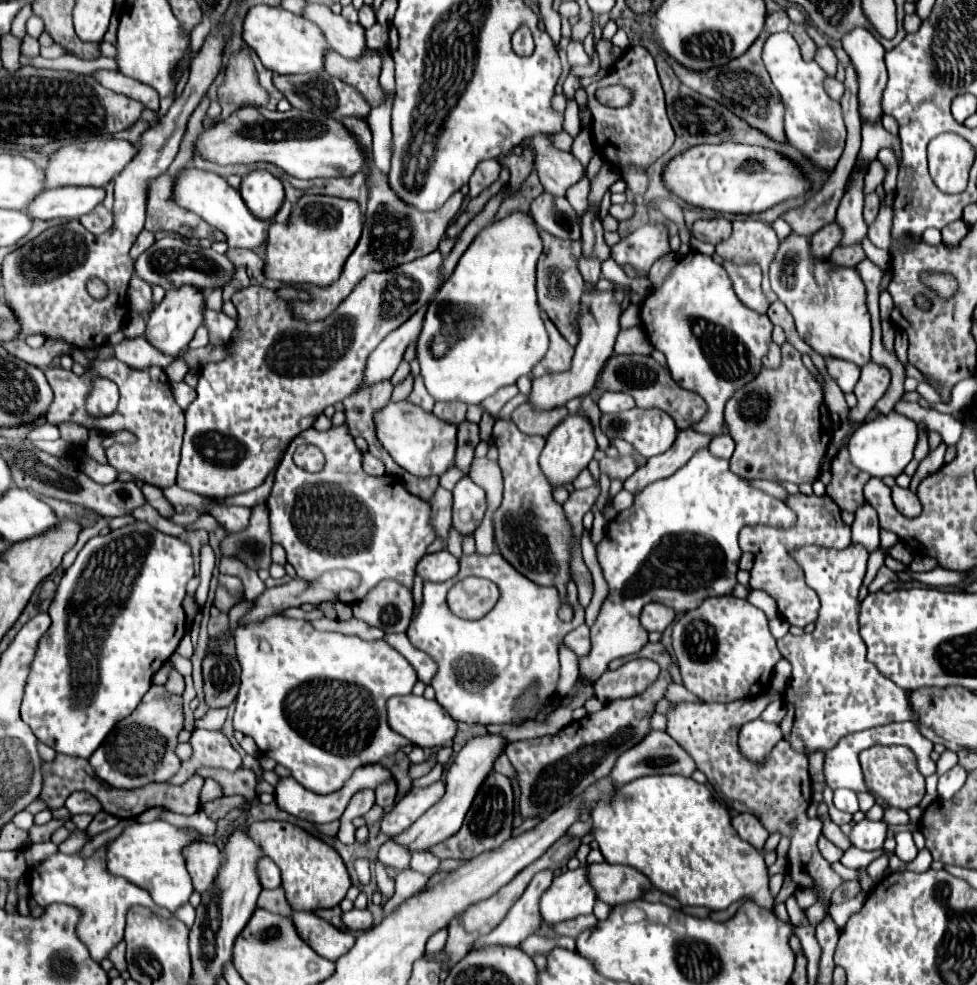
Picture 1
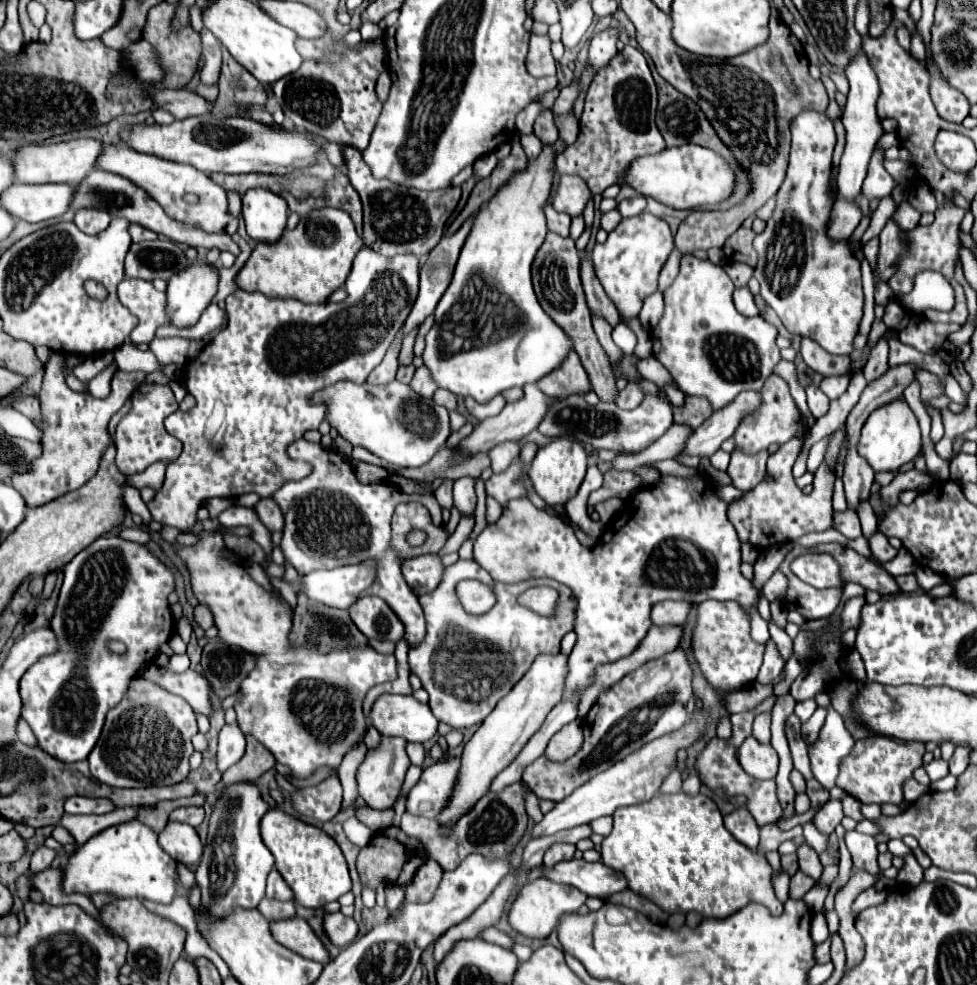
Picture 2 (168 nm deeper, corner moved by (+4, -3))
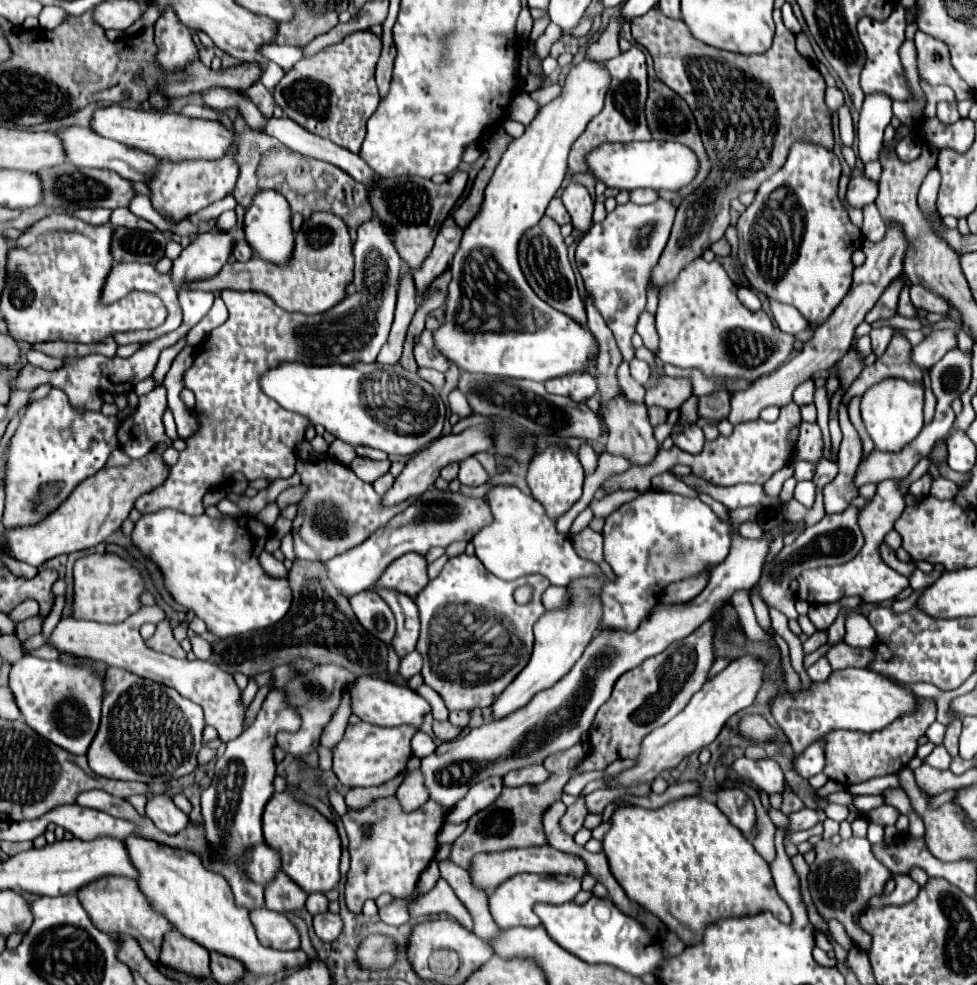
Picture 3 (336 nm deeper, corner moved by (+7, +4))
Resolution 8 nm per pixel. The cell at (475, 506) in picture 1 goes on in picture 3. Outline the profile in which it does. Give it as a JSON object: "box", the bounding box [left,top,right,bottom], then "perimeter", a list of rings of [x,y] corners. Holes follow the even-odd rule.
{"box":[459,456,491,486],"perimeter":[[[473,456],[469,460],[461,462],[461,470],[459,470],[459,480],[461,484],[469,484],[469,486],[481,486],[485,482],[491,480],[491,476],[487,474],[487,470],[481,466],[479,460],[475,460]]]}

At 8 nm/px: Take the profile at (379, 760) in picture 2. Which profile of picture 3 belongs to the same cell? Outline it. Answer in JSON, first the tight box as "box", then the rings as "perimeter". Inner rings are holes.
{"box":[333,722,417,788],"perimeter":[[[367,722],[349,724],[343,738],[333,748],[333,772],[339,782],[355,788],[355,786],[379,786],[399,772],[405,770],[407,760],[411,758],[411,738],[417,728],[409,728],[409,724],[383,728]]]}

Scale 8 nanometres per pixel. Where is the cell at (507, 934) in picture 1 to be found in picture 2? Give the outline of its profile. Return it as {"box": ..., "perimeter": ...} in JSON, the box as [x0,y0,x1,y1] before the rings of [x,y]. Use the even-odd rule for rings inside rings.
{"box":[542,843,576,869],"perimeter":[[[556,843],[556,845],[552,845],[552,847],[546,851],[542,867],[544,867],[544,869],[550,869],[552,865],[556,865],[556,863],[560,863],[560,861],[570,861],[572,855],[574,855],[574,851],[576,851],[576,847],[570,845],[570,843]]]}

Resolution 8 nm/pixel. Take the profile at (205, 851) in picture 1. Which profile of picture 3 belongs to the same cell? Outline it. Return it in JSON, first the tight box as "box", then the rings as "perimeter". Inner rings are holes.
{"box":[145,794,189,834],"perimeter":[[[153,794],[147,798],[147,804],[145,804],[145,814],[157,824],[159,830],[167,832],[167,834],[177,834],[181,832],[187,822],[189,822],[189,816],[183,814],[171,798],[167,798],[165,794]]]}

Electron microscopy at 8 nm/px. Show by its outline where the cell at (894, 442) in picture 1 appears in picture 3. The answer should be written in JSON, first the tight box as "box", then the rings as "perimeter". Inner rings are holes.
{"box":[861,378,925,452],"perimeter":[[[883,378],[879,384],[873,384],[861,396],[861,416],[863,416],[867,432],[871,434],[875,442],[875,448],[887,450],[887,452],[899,452],[903,446],[907,446],[923,428],[923,404],[925,404],[925,384],[923,382],[909,382],[905,378]]]}

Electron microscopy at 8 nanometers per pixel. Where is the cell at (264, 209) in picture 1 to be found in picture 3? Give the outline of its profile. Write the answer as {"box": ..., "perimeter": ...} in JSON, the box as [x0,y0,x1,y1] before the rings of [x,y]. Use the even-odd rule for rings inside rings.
{"box":[243,190,295,264],"perimeter":[[[265,190],[253,198],[253,204],[247,208],[245,214],[243,230],[245,230],[245,240],[253,248],[255,256],[271,264],[289,264],[289,256],[293,254],[295,234],[291,228],[291,208],[279,192]]]}

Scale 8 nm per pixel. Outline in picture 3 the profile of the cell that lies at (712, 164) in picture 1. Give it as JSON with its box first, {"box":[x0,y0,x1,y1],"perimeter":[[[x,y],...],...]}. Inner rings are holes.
{"box":[589,140,697,190],"perimeter":[[[649,140],[629,144],[601,144],[597,152],[589,154],[589,168],[593,168],[593,178],[603,182],[607,188],[679,190],[687,186],[697,174],[697,156],[687,146],[677,142],[659,144],[657,140]]]}

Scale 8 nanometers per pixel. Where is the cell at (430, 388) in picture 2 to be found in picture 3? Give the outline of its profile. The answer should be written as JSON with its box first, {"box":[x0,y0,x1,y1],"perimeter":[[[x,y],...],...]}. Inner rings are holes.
{"box":[415,330,449,372],"perimeter":[[[433,330],[421,332],[419,342],[415,344],[415,360],[417,360],[417,366],[421,366],[421,368],[435,368],[439,372],[447,372],[449,360],[445,360],[445,356],[441,356],[441,352],[437,352],[437,348],[433,344]]]}

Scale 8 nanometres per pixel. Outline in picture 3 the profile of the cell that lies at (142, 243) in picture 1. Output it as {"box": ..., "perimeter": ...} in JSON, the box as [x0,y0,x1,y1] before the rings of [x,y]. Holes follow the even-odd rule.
{"box":[111,208,137,228],"perimeter":[[[115,208],[111,214],[111,222],[115,226],[127,226],[127,228],[137,228],[137,216],[129,212],[129,208]]]}

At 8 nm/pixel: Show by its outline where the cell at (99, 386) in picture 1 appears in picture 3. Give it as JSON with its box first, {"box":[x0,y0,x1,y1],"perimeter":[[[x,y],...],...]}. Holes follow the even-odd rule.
{"box":[5,448,169,566],"perimeter":[[[117,448],[111,452],[105,468],[83,480],[65,500],[65,504],[61,504],[61,508],[57,508],[49,518],[35,526],[5,532],[5,546],[9,548],[7,552],[17,560],[41,566],[43,562],[59,554],[93,548],[107,536],[111,536],[115,530],[119,530],[119,526],[127,520],[135,500],[161,486],[167,476],[169,466],[155,450],[149,452],[149,456],[145,456],[143,460],[129,460],[129,456],[125,456],[125,452]]]}

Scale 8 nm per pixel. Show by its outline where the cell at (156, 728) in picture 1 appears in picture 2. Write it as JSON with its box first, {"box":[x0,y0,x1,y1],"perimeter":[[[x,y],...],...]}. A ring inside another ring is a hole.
{"box":[88,679,198,787],"perimeter":[[[134,679],[130,683],[128,693],[120,701],[120,705],[114,707],[106,715],[102,735],[100,735],[96,747],[92,749],[92,753],[88,755],[90,773],[92,773],[94,779],[98,779],[100,783],[110,785],[110,787],[150,787],[150,785],[174,785],[174,783],[180,783],[190,773],[188,757],[194,751],[194,747],[190,743],[194,733],[198,733],[196,717],[194,717],[192,707],[184,699],[164,691],[156,683],[144,681],[144,679]]]}

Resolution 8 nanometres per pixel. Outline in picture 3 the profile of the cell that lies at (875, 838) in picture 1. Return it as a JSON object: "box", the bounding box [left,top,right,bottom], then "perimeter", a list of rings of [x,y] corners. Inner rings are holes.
{"box":[807,836,891,952],"perimeter":[[[851,836],[849,840],[843,840],[839,844],[831,844],[821,838],[815,844],[815,852],[817,852],[817,858],[809,866],[811,870],[809,870],[807,882],[809,882],[809,892],[817,912],[823,916],[825,922],[839,920],[845,926],[849,938],[855,942],[855,946],[867,952],[871,944],[871,936],[855,922],[855,916],[865,910],[867,902],[873,896],[883,894],[883,886],[891,878],[889,868],[885,868],[873,856],[871,844],[867,838]]]}

